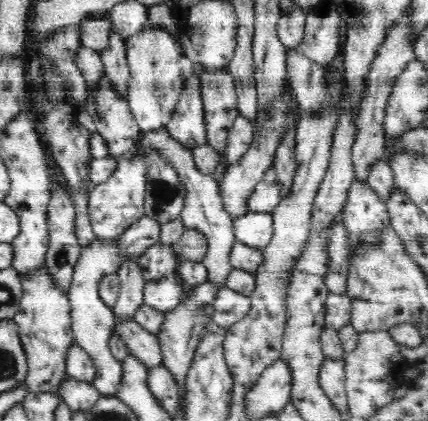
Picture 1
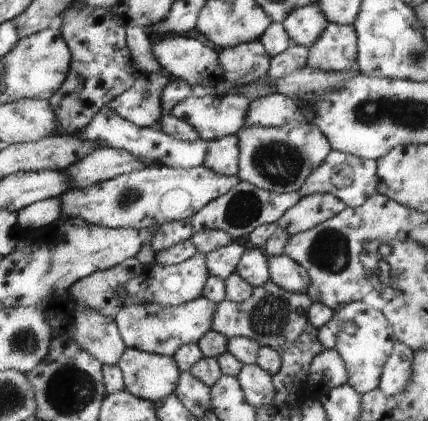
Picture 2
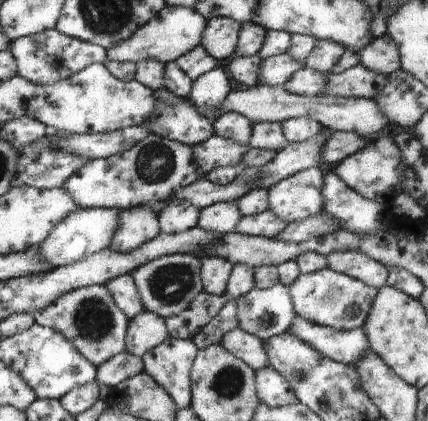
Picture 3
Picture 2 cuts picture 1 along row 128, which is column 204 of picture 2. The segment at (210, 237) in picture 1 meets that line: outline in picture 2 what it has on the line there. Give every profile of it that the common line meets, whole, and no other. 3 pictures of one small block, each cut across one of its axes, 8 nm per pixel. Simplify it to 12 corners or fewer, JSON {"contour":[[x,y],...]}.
{"contour":[[236,135],[210,141],[204,166],[238,175]]}

